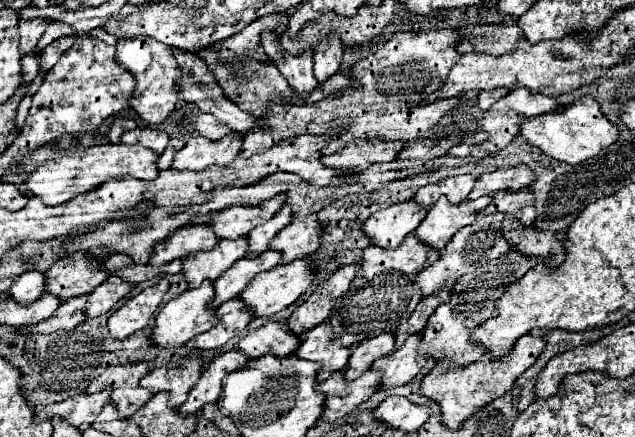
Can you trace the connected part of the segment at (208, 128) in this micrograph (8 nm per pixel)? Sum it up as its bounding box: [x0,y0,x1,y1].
[195,112,233,140]

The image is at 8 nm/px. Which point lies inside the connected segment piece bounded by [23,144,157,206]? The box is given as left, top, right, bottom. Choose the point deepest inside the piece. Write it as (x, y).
(55, 181)

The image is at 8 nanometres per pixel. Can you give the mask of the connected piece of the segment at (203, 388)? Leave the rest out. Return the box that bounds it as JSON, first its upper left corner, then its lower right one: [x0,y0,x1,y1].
[179,350,249,416]

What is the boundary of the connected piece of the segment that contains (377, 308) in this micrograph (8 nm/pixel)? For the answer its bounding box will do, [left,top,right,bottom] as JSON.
[329,234,441,348]

